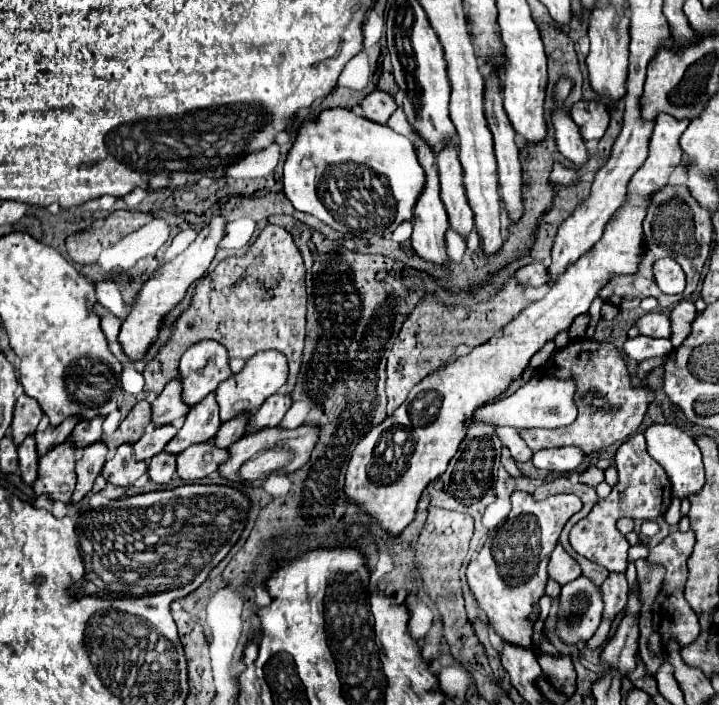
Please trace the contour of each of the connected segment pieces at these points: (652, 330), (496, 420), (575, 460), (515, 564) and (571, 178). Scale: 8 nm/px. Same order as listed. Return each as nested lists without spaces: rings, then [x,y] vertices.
[[[647,313],[647,315],[643,315],[635,325],[639,327],[641,335],[647,335],[647,337],[665,337],[665,339],[669,339],[671,325],[669,325],[669,317],[663,315],[663,313]]]
[[[533,375],[525,385],[521,385],[513,395],[501,397],[477,411],[475,421],[483,423],[493,423],[493,425],[509,425],[515,429],[533,429],[533,427],[545,427],[545,429],[555,429],[563,425],[571,425],[577,417],[577,407],[573,401],[575,395],[575,383],[573,379],[557,379],[549,375]]]
[[[561,447],[561,449],[543,449],[533,455],[533,465],[537,469],[547,471],[559,471],[559,473],[571,473],[575,471],[581,461],[585,459],[585,453],[579,447]]]
[[[515,491],[511,495],[513,509],[507,517],[507,521],[493,531],[491,539],[485,543],[485,547],[479,551],[479,557],[473,559],[467,567],[467,577],[469,577],[469,587],[471,593],[475,595],[479,607],[485,611],[489,625],[495,629],[495,633],[511,645],[531,649],[531,637],[533,637],[533,615],[535,615],[535,603],[545,595],[545,583],[547,583],[547,563],[553,547],[559,541],[559,533],[565,527],[567,519],[573,517],[577,511],[581,511],[583,503],[577,495],[553,495],[547,497],[545,501],[535,501],[533,495]]]
[[[555,163],[553,165],[553,171],[551,171],[551,181],[557,183],[559,187],[571,187],[575,185],[575,179],[577,179],[577,173],[571,171],[571,169],[565,169],[563,165]]]

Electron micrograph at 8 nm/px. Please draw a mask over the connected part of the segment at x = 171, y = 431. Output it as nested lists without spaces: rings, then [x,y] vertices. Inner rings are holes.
[[[173,425],[155,427],[153,431],[145,433],[135,445],[133,445],[133,457],[137,461],[149,461],[153,455],[161,453],[163,447],[177,435],[177,429]]]

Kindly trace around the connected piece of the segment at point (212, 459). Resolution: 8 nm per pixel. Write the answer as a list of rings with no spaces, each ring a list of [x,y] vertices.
[[[207,443],[189,447],[177,455],[177,475],[185,481],[197,481],[217,471],[217,467],[229,457],[227,449],[207,449]]]

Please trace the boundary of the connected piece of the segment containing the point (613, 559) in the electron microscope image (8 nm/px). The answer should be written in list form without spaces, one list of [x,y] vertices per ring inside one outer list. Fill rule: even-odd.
[[[641,433],[631,435],[617,449],[615,465],[619,471],[619,483],[613,487],[613,491],[607,499],[599,499],[599,503],[591,509],[591,513],[571,529],[569,543],[579,555],[609,569],[611,573],[625,573],[629,543],[627,543],[625,535],[621,535],[617,531],[615,523],[621,517],[643,519],[643,521],[653,521],[653,519],[661,517],[667,511],[667,507],[671,505],[671,483],[669,483],[665,471],[659,467],[659,463],[647,453],[645,437]]]

